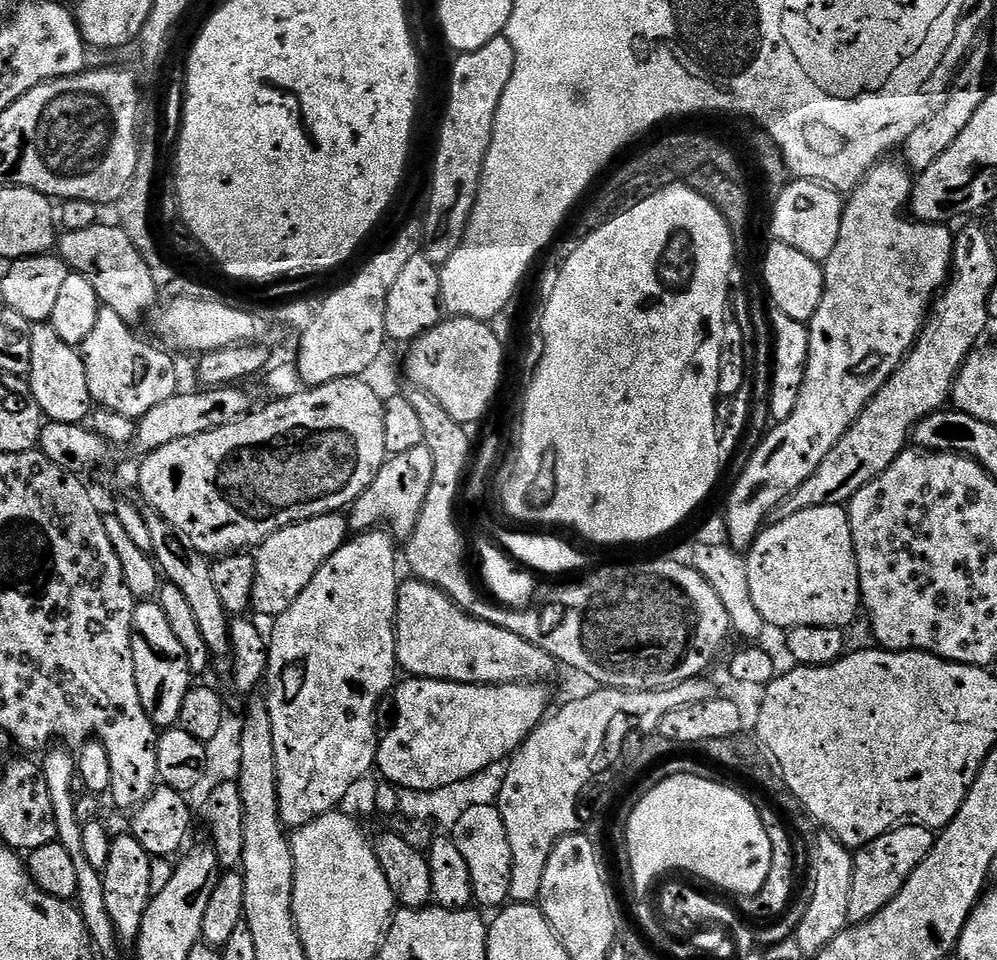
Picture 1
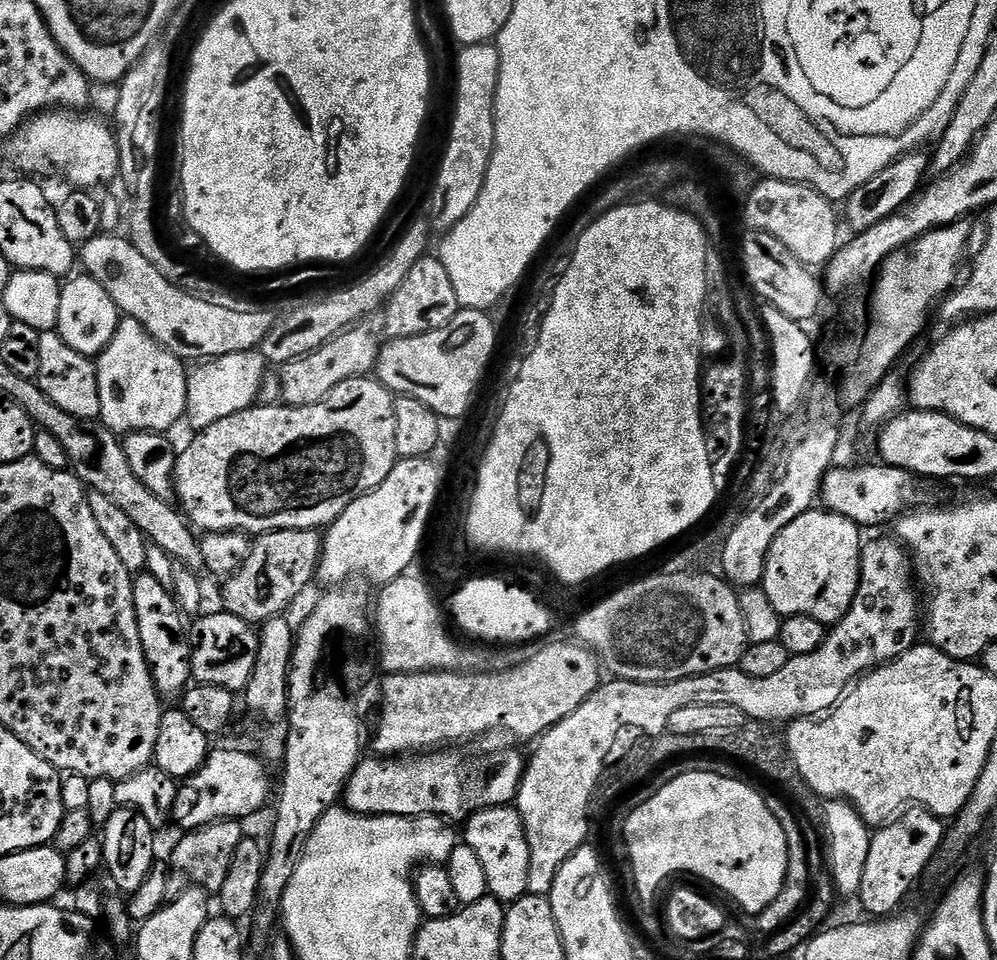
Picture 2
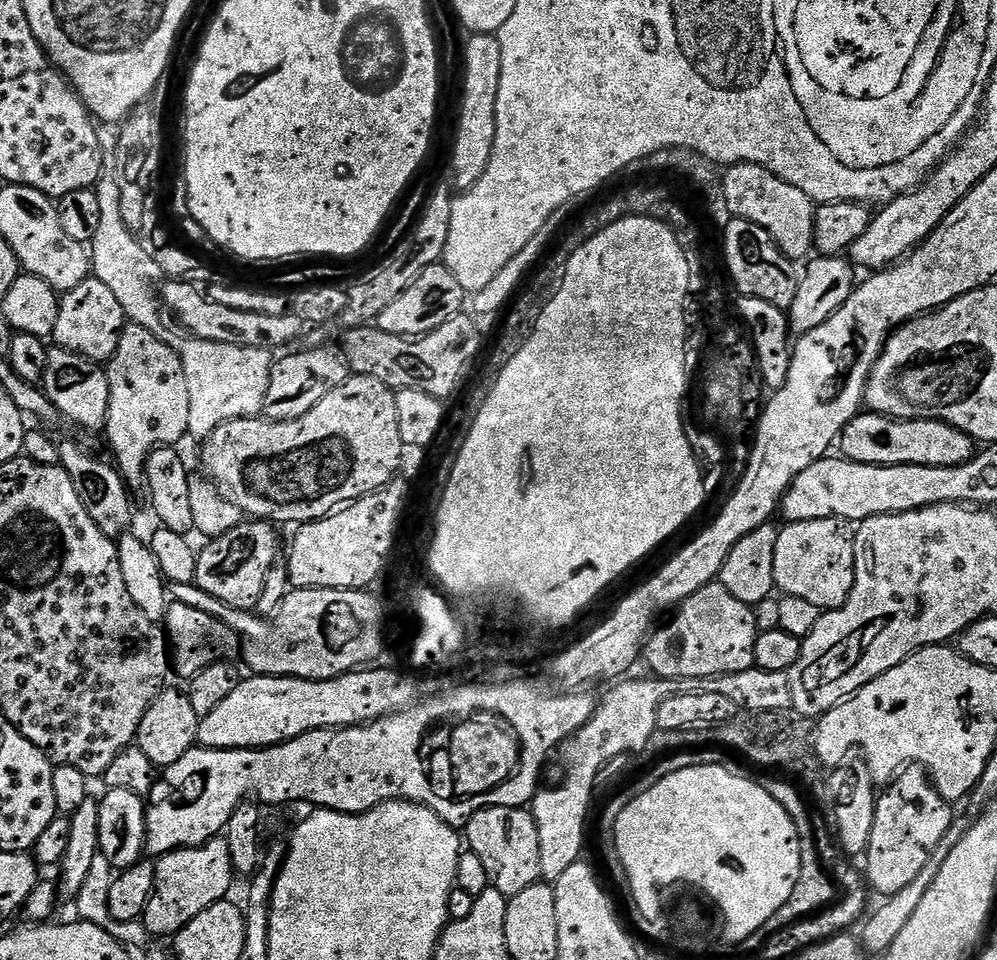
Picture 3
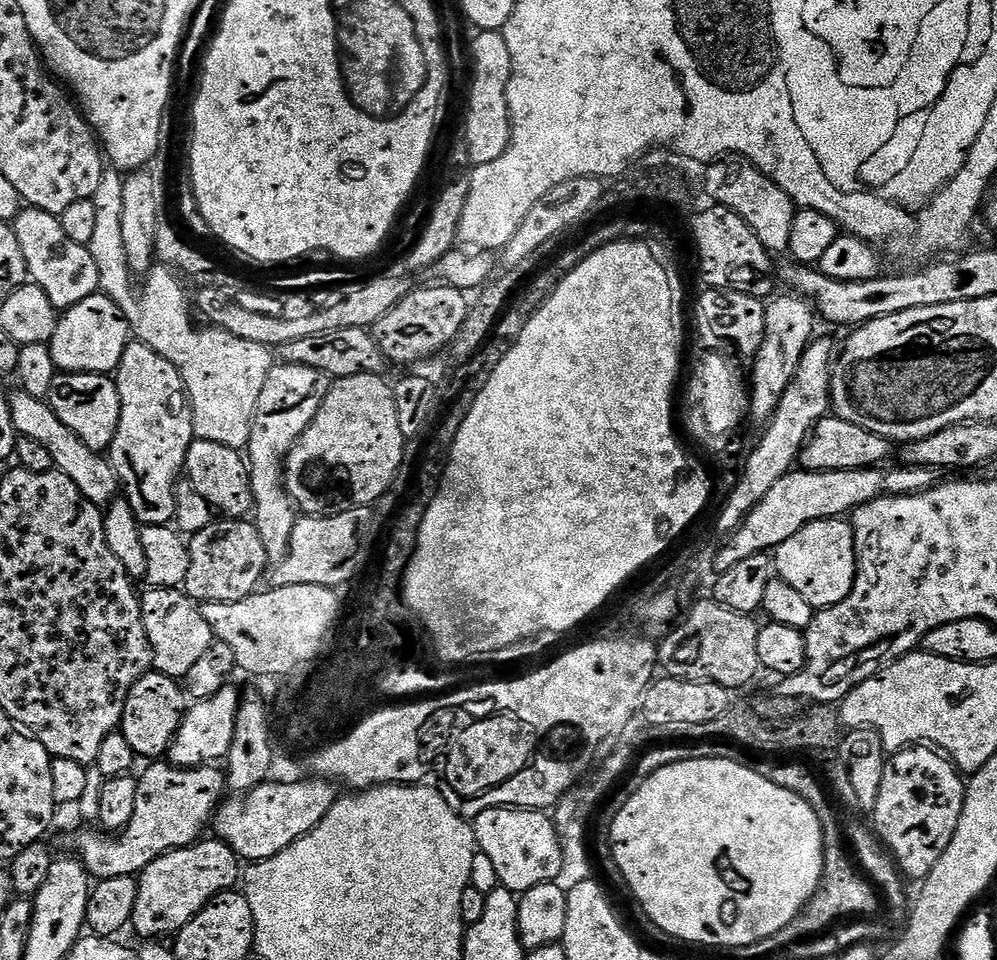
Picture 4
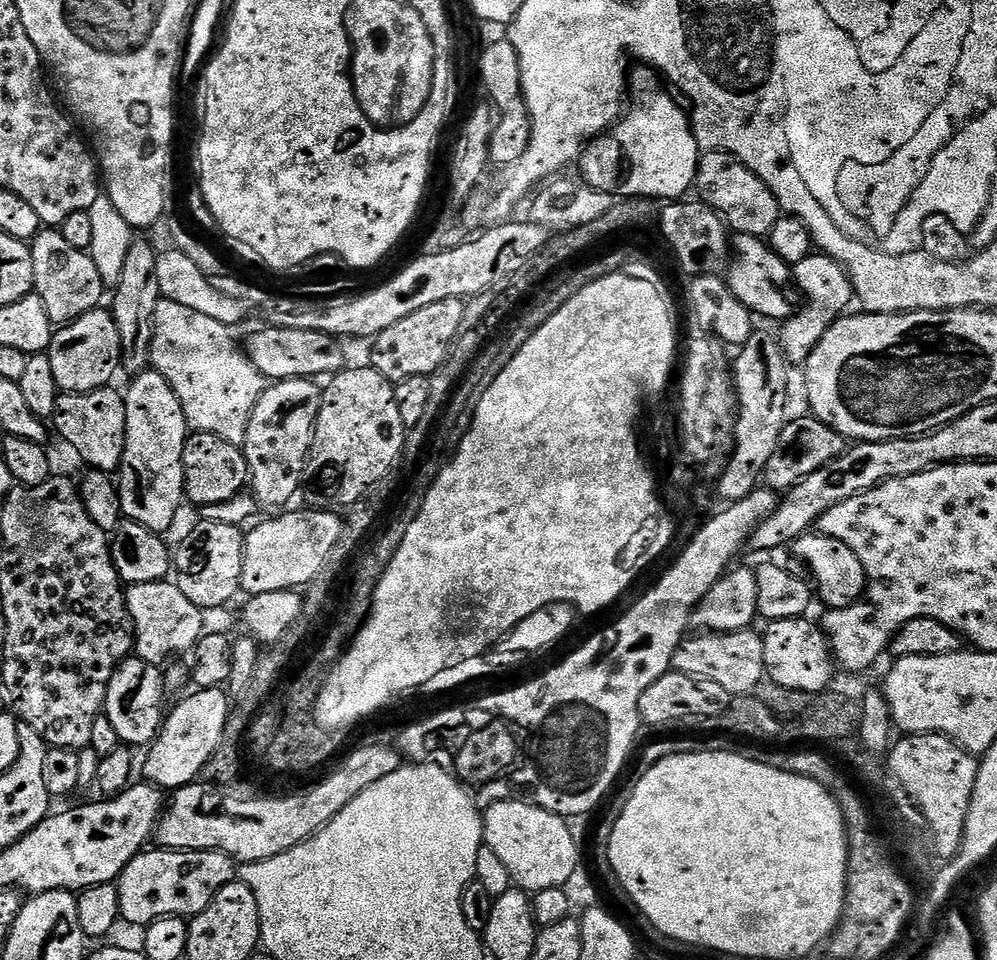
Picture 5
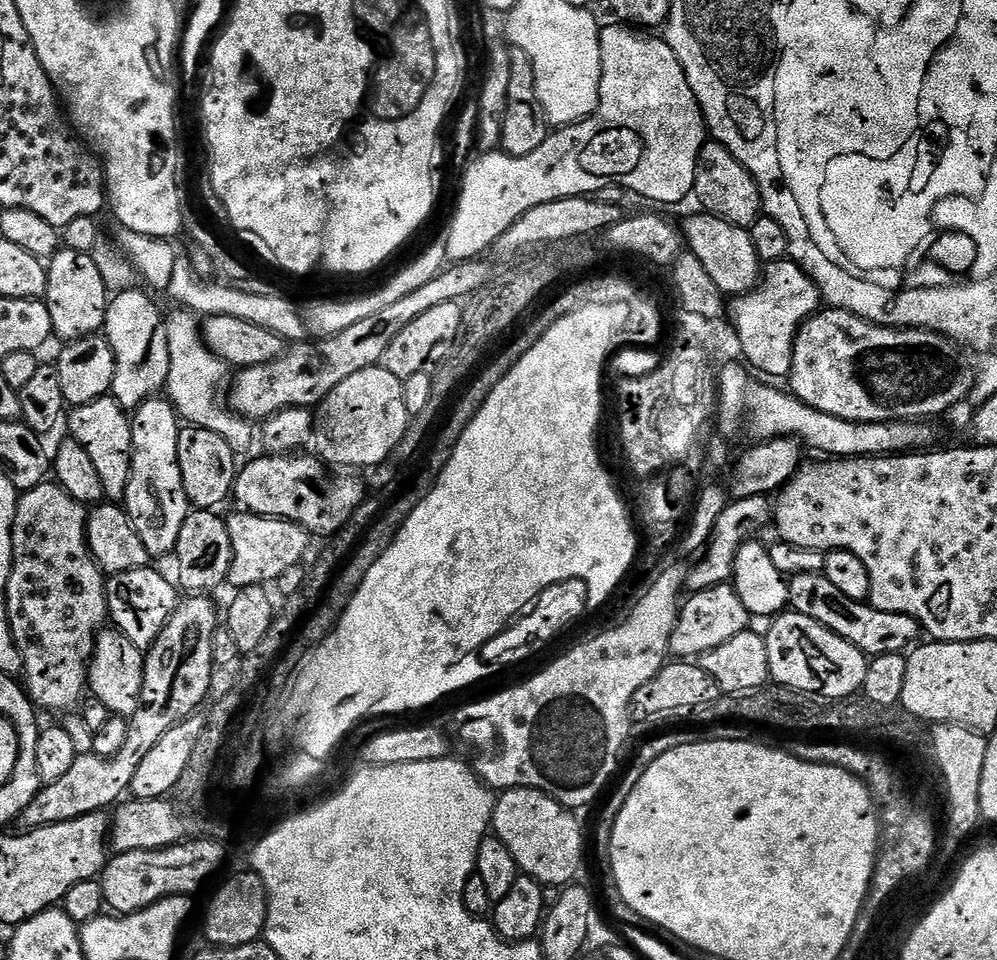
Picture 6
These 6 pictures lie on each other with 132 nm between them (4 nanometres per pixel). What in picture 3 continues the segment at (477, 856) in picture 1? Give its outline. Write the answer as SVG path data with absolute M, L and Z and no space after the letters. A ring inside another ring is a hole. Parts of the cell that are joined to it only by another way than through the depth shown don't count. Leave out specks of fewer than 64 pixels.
M527 807L480 808L478 814L468 819L466 844L471 852L478 854L482 866L486 866L489 885L498 889L503 896L522 894L526 886L541 879L542 846L536 820Z

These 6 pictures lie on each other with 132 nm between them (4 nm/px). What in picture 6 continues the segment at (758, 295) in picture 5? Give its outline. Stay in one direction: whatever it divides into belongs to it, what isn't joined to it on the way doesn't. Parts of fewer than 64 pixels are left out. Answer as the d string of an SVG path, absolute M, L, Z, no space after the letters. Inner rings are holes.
M696 210L693 216L686 217L682 223L682 240L687 251L692 252L698 262L702 262L706 274L710 274L714 286L718 286L725 297L745 296L760 283L762 265L748 229L734 226L709 212Z

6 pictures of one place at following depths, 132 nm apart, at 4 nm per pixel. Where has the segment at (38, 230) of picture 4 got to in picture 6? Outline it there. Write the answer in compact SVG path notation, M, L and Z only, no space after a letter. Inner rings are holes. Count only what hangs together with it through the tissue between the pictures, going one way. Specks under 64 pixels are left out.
M61 247L47 261L48 277L43 294L44 305L50 310L52 336L60 342L97 335L103 329L110 291L94 264L91 252L79 252Z

